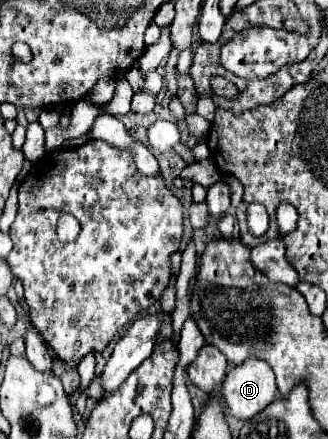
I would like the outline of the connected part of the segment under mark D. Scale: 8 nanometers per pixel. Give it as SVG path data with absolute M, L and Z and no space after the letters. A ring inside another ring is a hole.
M244 360L228 368L222 382L222 396L234 418L248 420L264 410L278 394L274 372L264 360Z

